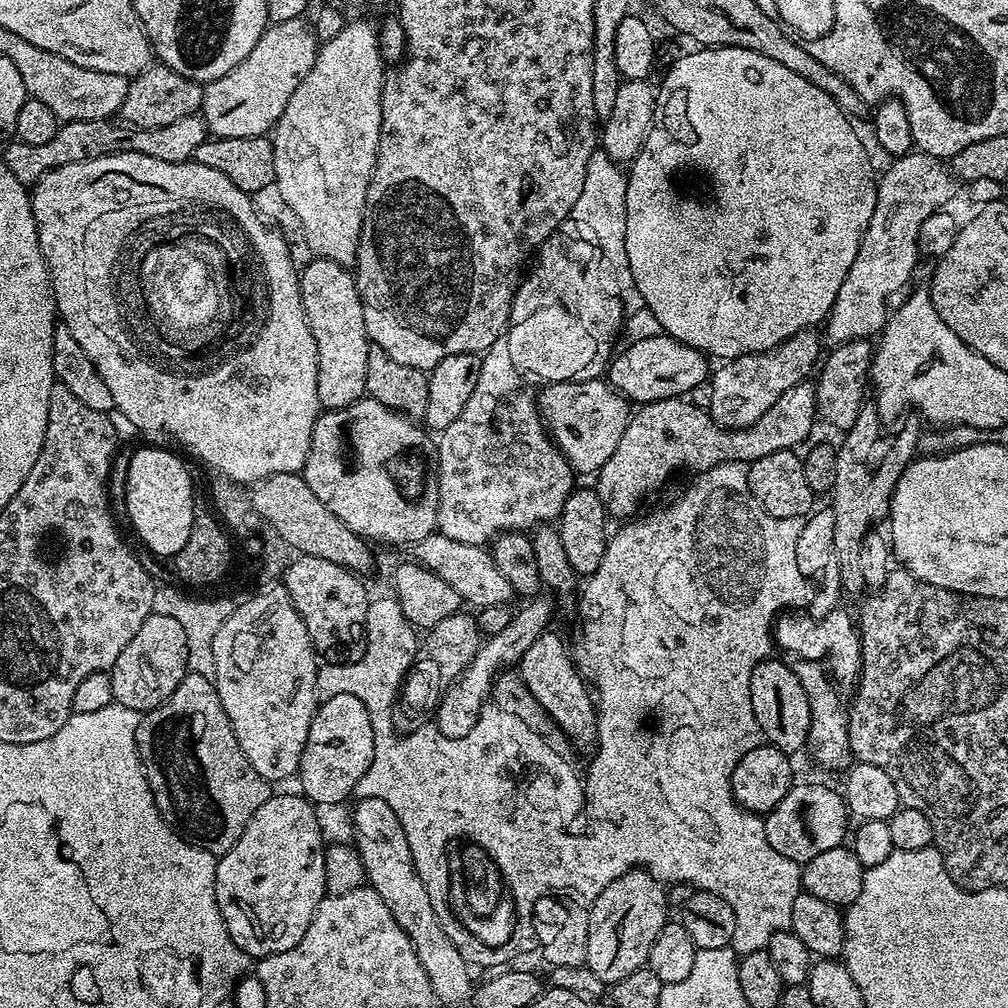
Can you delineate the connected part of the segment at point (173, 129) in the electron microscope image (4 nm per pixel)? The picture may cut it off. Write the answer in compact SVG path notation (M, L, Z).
M187 116L178 118L178 122L170 122L170 126L157 128L133 128L131 124L117 122L115 119L106 120L70 120L61 123L58 134L50 138L42 146L30 146L19 142L12 142L2 156L2 162L26 186L37 184L50 170L58 166L66 166L70 162L80 162L90 158L102 158L115 152L137 152L146 154L150 158L158 158L162 162L179 164L187 161L202 146L202 142L209 139L210 133L204 125L203 116Z

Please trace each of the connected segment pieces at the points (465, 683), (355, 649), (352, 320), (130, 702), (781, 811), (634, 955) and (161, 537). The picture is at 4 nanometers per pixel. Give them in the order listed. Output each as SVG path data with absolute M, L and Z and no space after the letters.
M537 594L527 602L521 603L524 605L513 611L510 626L498 630L498 634L487 637L481 643L475 658L466 666L460 679L444 689L440 705L436 707L434 713L434 727L443 736L462 738L466 734L470 734L474 722L478 722L484 705L489 703L492 684L498 673L519 665L522 654L526 654L526 650L530 650L534 638L541 636L549 627L548 619L551 618L552 612L554 613L554 604L548 596L547 598L544 597L544 594Z
M297 555L295 559L289 563L282 583L302 622L306 622L306 630L317 653L334 664L350 664L360 660L364 656L370 603L368 592L360 581L363 579L334 562L326 562L326 558Z
M312 258L308 262L309 264L305 268L301 267L299 269L298 275L300 278L302 306L316 343L320 407L324 410L345 408L365 395L366 358L370 347L370 341L366 334L366 322L362 314L362 302L356 289L356 277L345 265L333 260Z
M153 612L142 622L138 634L130 638L126 650L118 654L118 662L110 669L113 701L141 714L149 712L162 706L188 673L186 630L182 630L178 618Z
M793 783L792 788L763 817L766 830L766 842L778 850L786 858L790 858L798 865L805 865L808 861L818 858L818 854L825 850L834 850L845 843L850 832L850 813L845 798L839 791L827 788L824 784Z
M647 871L626 872L610 882L587 909L590 938L586 938L586 967L606 986L622 982L626 974L645 967L654 938L669 923L668 910L665 885Z
M137 447L133 451L126 482L126 520L154 555L175 558L186 544L191 532L193 485L187 466L174 453L164 448Z

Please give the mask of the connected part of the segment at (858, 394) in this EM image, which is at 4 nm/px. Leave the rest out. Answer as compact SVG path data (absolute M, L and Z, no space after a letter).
M871 339L851 340L845 344L835 345L832 353L823 357L815 377L816 385L816 415L832 428L837 428L840 434L848 432L858 422L858 414L866 407L864 391L870 388L870 373L872 371L872 353L874 344Z

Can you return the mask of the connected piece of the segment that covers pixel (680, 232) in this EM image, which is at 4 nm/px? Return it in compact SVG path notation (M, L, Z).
M704 46L696 51L700 52L692 52L689 56L684 56L681 60L674 61L672 69L665 74L664 81L658 84L652 128L648 132L648 137L642 146L642 150L637 154L635 160L631 161L630 169L632 168L632 172L629 171L627 173L627 184L625 186L626 228L624 238L630 273L633 275L634 282L641 292L643 307L649 308L654 314L654 318L658 318L663 335L672 336L675 340L682 342L686 346L694 346L709 358L717 356L717 361L723 362L725 360L734 360L738 356L749 356L755 352L765 352L782 342L786 342L794 334L815 329L827 321L828 311L834 306L834 298L838 294L838 286L842 286L850 266L854 266L854 254L858 254L858 246L862 242L862 234L870 222L870 214L874 214L878 180L874 172L872 176L872 164L868 161L868 152L864 149L864 144L860 141L859 134L852 129L853 121L847 112L843 112L836 105L834 98L830 98L830 94L826 94L826 90L818 90L818 86L814 86L810 82L806 82L806 78L794 74L794 70L786 70L786 66L782 66L782 62L774 62L774 58L766 58L754 50Z

